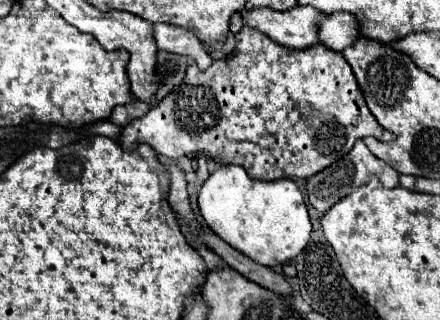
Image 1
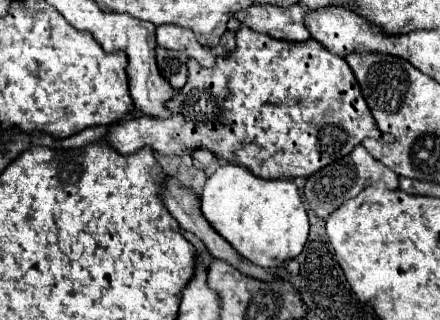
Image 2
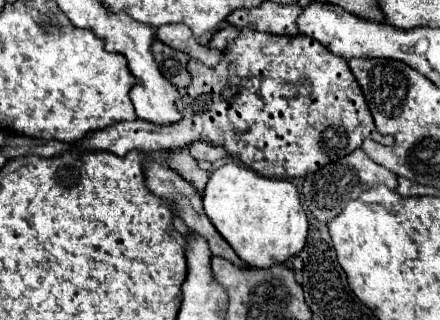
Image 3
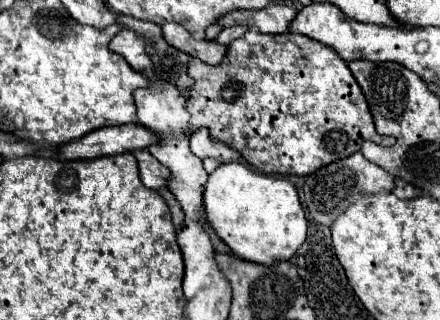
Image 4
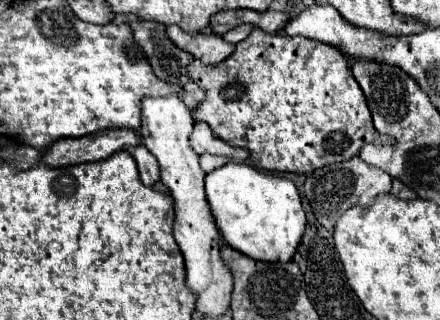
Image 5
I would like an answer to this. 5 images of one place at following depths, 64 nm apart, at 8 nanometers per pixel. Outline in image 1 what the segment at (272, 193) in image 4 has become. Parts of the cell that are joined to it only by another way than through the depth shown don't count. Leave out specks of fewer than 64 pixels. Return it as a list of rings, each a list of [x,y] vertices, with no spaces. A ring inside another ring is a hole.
[[[220,166],[204,182],[198,206],[206,224],[222,240],[262,266],[290,262],[310,240],[312,226],[302,192],[288,178],[260,182],[246,176],[242,166]]]

